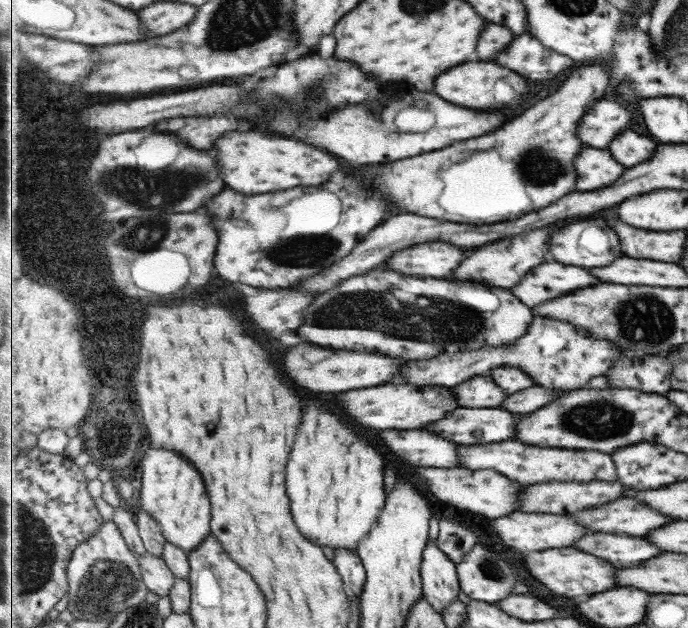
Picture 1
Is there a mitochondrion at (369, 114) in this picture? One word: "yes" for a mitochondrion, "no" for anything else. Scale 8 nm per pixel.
yes

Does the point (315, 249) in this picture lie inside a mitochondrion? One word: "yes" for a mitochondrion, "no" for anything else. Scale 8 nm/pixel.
yes

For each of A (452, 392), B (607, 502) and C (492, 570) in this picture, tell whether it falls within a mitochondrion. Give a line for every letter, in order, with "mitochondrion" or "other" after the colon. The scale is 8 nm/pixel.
A: other
B: other
C: mitochondrion

